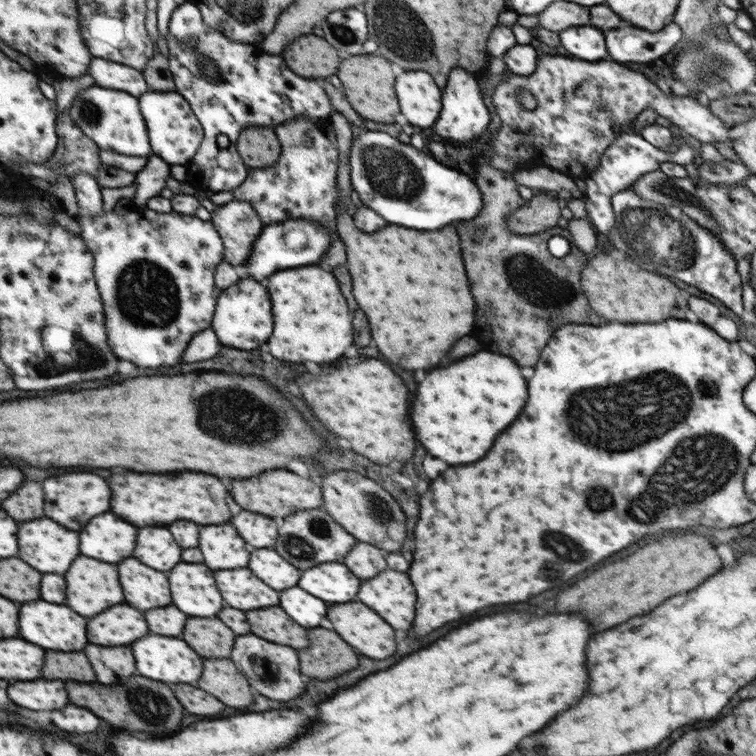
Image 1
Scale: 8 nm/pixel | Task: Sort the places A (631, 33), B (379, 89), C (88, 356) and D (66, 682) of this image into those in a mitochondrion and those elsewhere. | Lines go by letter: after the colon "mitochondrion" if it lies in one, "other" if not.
A: other
B: other
C: mitochondrion
D: other

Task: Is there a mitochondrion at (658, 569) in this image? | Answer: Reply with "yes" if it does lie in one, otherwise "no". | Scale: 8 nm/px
no

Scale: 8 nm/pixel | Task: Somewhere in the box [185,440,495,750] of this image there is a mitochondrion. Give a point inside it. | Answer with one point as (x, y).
(318, 529)

